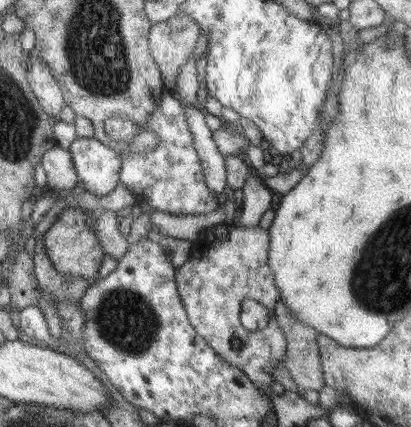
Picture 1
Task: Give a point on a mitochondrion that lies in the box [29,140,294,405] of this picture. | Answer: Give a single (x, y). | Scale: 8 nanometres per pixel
(125, 321)

